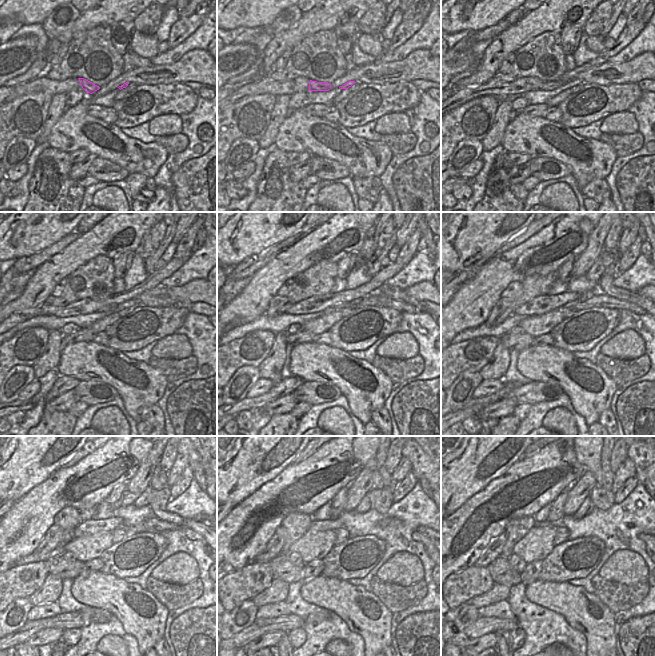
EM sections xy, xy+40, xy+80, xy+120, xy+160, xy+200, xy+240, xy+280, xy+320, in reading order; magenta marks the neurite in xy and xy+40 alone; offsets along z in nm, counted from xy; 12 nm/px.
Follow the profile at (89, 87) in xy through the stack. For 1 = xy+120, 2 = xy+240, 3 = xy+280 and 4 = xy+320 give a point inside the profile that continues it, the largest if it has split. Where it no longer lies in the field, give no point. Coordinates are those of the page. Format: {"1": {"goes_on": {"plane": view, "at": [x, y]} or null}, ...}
{"1": {"goes_on": {"plane": "xy+120", "at": [131, 303]}}, "2": {"goes_on": {"plane": "xy+240", "at": [153, 525]}}, "3": {"goes_on": {"plane": "xy+280", "at": [416, 536]}}, "4": {"goes_on": {"plane": "xy+320", "at": [644, 537]}}}

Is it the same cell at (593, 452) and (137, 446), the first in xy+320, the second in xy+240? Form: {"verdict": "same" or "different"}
{"verdict": "same"}

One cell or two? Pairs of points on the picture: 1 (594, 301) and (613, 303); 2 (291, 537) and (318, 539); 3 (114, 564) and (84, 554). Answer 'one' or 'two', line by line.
1: one
2: two
3: two

